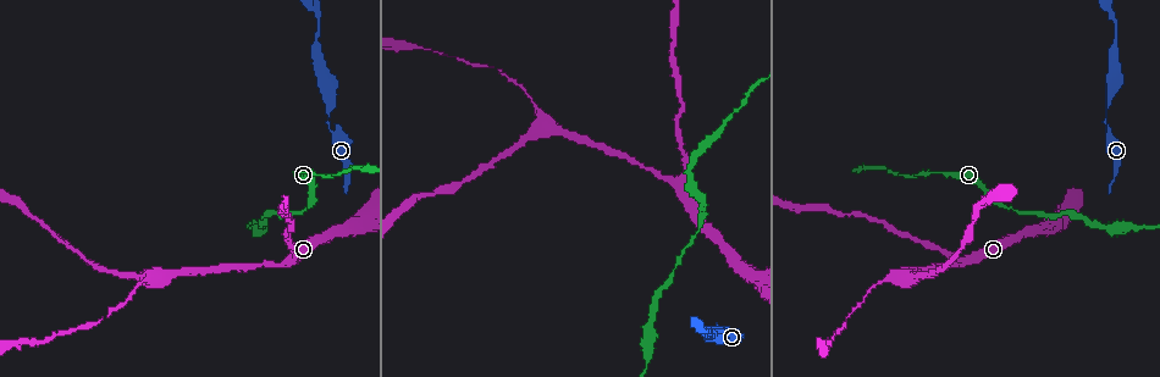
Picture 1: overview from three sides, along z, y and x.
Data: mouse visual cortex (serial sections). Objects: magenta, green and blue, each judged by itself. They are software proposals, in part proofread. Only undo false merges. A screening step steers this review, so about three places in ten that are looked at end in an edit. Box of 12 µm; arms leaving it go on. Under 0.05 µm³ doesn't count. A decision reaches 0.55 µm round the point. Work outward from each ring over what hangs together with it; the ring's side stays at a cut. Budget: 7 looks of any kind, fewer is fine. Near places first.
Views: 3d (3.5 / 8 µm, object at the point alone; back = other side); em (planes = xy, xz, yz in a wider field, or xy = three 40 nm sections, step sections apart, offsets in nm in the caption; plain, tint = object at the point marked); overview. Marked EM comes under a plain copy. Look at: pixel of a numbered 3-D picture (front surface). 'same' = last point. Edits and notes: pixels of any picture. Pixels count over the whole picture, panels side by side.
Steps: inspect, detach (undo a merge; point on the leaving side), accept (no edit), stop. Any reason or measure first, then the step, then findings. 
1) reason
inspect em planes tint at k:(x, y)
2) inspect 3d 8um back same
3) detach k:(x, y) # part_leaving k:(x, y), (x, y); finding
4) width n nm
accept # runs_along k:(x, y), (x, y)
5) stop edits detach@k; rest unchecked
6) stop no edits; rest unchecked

a narrow waist
inspect 3d 3.5um at 1:(330, 113)

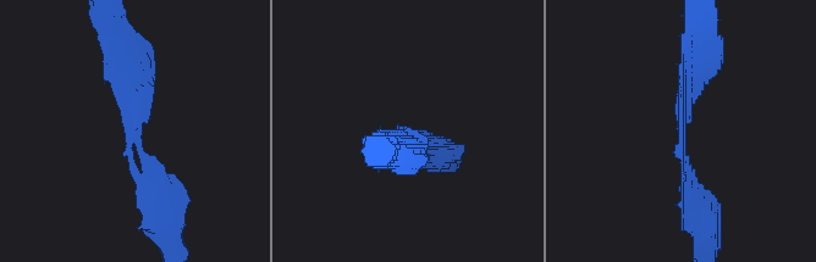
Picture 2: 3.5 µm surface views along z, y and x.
need the tissue
inspect em xy step 3 tint at 2:(685, 134)

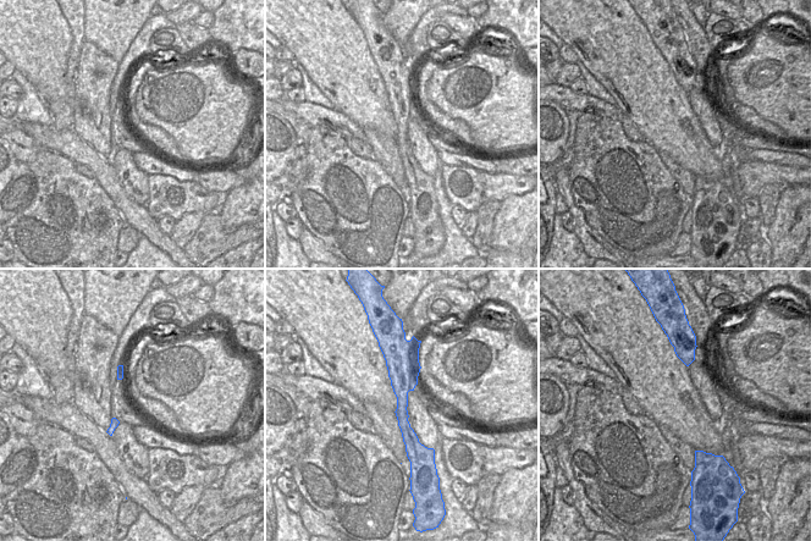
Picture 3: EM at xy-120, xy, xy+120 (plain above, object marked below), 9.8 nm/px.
accept # runs_along 3:(395, 353), (414, 457); all the same cell

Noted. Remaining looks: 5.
narrows sharply
inspect 3d 3.5um at 1:(935, 172)

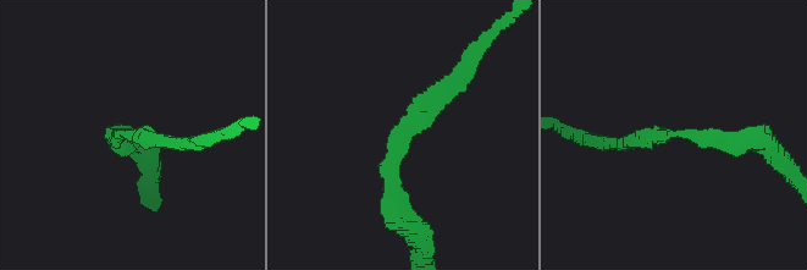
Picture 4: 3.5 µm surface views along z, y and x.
arm_widths 200, 200 nm
inspect em planes tint at 4:(123, 137)

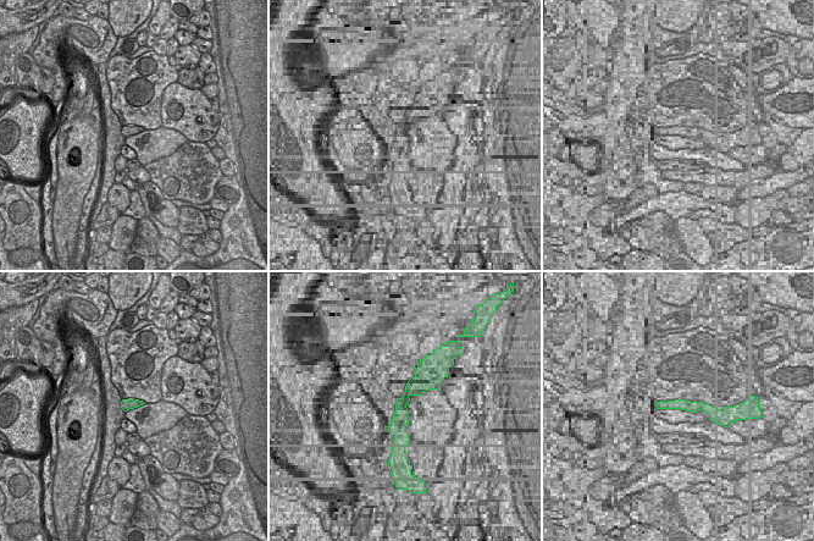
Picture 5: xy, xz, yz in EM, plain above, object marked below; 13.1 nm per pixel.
cut it another way
inspect em xy step 2 tint same

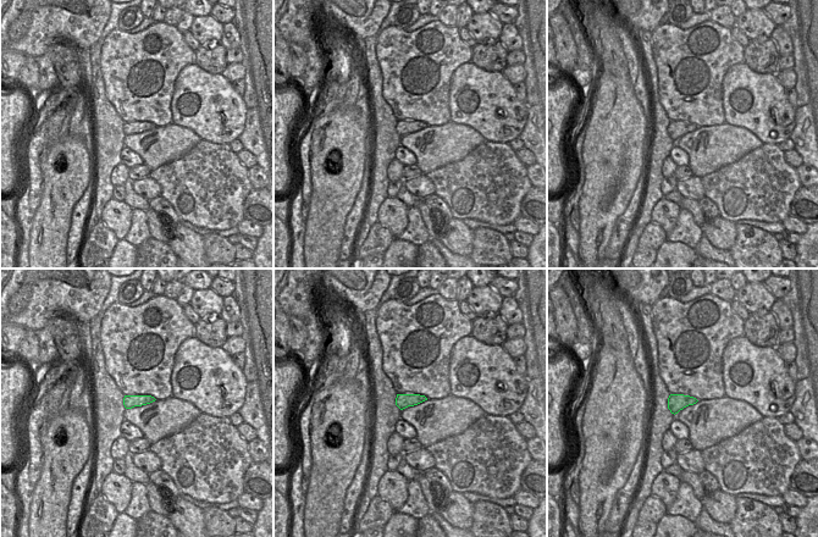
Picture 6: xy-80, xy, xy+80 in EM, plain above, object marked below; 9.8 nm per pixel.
accept # runs_along 4:(393, 214), (397, 132), (457, 76); one cell here

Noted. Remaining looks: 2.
stop no edits; rest unchecked

